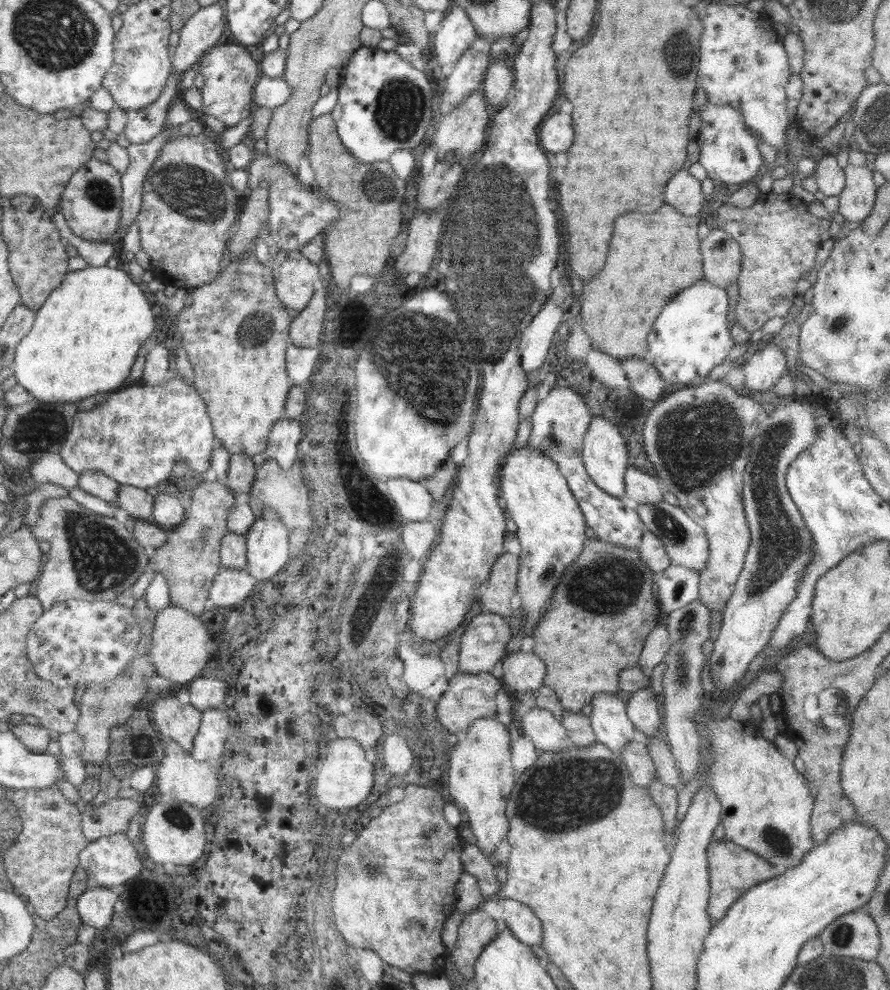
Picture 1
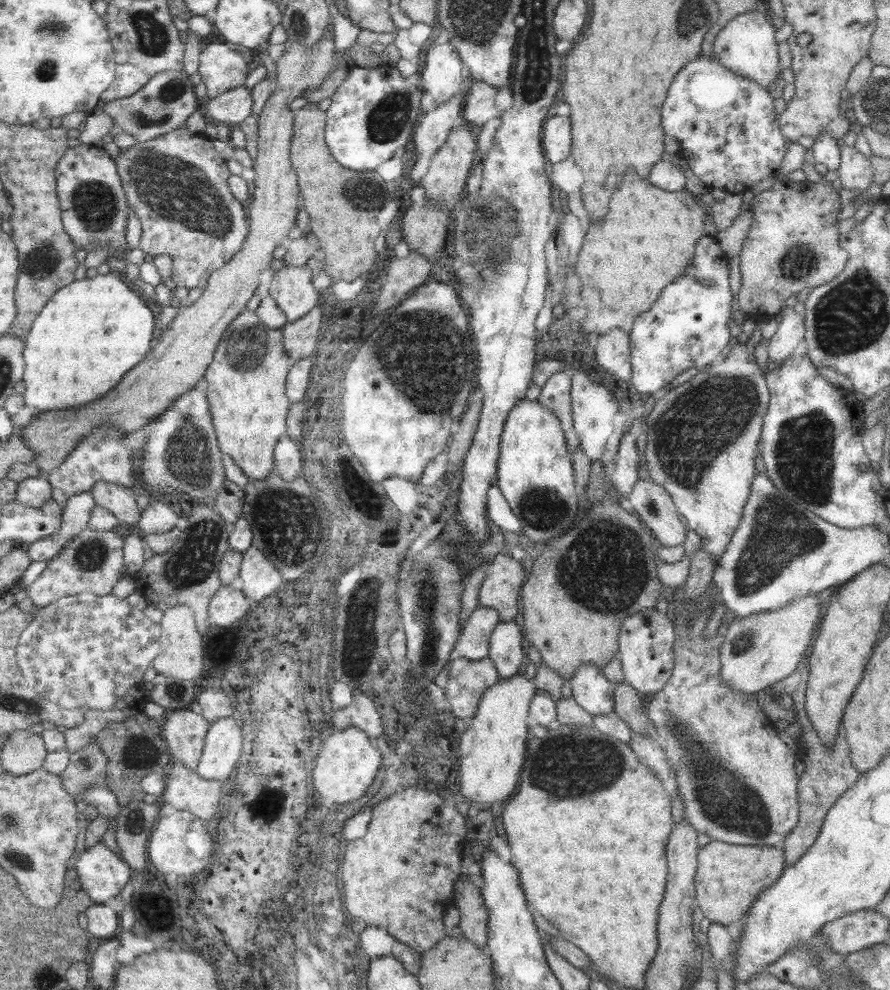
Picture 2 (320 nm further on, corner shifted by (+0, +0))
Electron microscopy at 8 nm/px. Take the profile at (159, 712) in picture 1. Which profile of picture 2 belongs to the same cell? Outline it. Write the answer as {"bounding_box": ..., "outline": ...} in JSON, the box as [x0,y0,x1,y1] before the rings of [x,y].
{"bounding_box":[160,709,211,770],"outline":[[[188,709],[167,712],[160,720],[164,740],[171,760],[177,760],[190,770],[197,770],[211,722],[202,714]]]}

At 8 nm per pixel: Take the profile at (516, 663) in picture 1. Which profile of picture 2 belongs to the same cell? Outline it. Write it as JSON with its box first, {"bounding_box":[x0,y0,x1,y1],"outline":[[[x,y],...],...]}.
{"bounding_box":[489,621,522,678],"outline":[[[500,621],[489,638],[490,662],[496,667],[500,678],[514,676],[522,664],[522,633],[515,622]]]}

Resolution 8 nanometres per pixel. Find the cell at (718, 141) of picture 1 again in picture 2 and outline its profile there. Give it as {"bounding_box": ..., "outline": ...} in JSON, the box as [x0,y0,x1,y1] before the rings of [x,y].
{"bounding_box":[661,56,789,195],"outline":[[[698,56],[688,62],[674,78],[666,102],[662,106],[661,127],[665,134],[674,136],[681,144],[682,158],[687,159],[690,170],[709,190],[720,188],[741,195],[760,181],[777,174],[789,140],[781,133],[769,90],[750,78],[738,76],[724,68],[715,56]]]}

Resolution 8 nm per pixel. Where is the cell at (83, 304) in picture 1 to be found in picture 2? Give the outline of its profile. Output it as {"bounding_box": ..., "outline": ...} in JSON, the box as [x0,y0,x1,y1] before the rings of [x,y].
{"bounding_box":[23,269,154,413],"outline":[[[117,269],[93,278],[84,277],[59,288],[35,319],[23,350],[26,386],[23,399],[25,404],[38,408],[41,413],[73,409],[100,400],[131,368],[144,360],[154,338],[154,313],[133,287],[120,280]]]}

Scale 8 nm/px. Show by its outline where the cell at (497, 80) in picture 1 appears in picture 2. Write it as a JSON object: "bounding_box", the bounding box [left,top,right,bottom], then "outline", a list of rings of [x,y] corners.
{"bounding_box":[461,81,500,125],"outline":[[[472,81],[466,89],[466,104],[461,113],[461,121],[471,125],[484,125],[490,118],[500,115],[495,106],[497,89],[482,81]]]}

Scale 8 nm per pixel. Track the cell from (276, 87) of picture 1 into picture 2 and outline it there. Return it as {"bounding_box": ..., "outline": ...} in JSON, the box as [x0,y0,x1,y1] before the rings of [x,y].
{"bounding_box":[201,86,254,123],"outline":[[[239,86],[201,103],[201,110],[209,121],[241,123],[254,115],[254,97],[247,86]]]}

